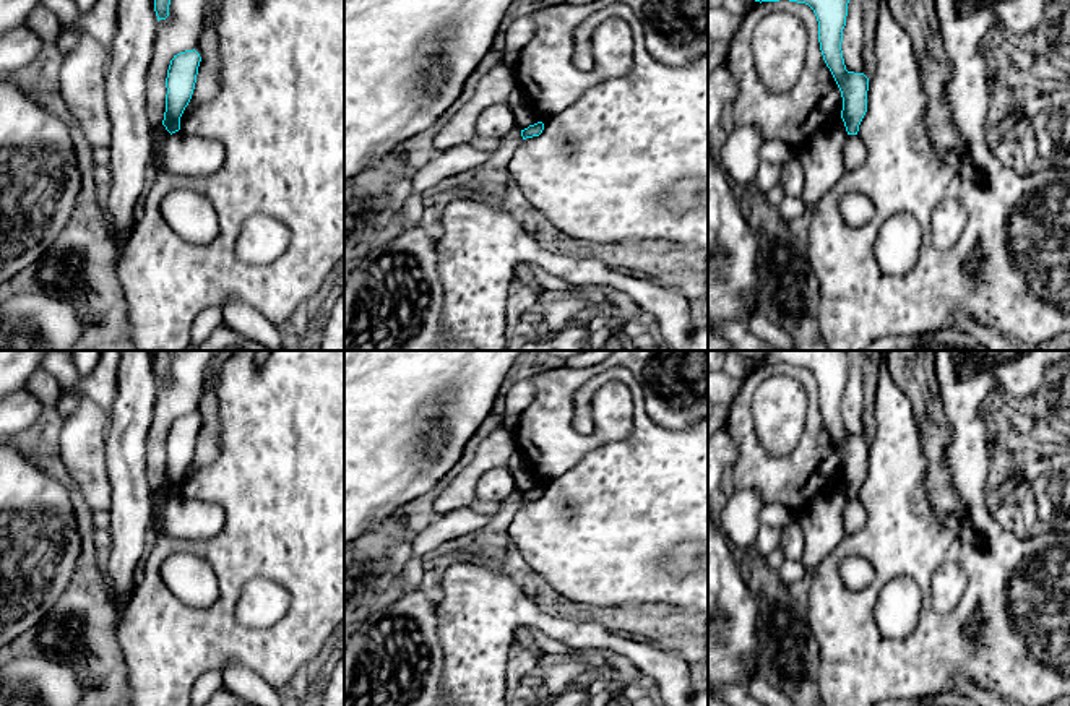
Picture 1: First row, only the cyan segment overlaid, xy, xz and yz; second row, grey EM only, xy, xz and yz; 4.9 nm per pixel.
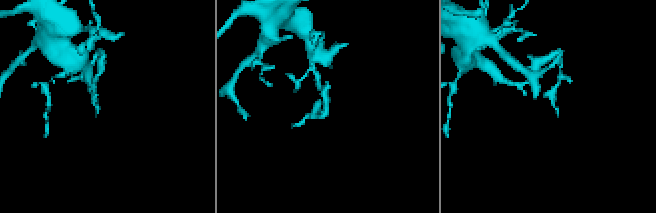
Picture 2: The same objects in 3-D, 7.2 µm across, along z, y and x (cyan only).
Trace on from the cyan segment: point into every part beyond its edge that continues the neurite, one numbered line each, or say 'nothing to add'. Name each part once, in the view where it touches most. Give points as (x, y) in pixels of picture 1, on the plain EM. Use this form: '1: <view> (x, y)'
nothing to add

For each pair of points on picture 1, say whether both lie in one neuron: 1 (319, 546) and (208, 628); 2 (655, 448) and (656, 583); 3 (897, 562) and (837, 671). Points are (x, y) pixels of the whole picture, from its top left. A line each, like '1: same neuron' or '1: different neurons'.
1: same neuron
2: same neuron
3: same neuron

